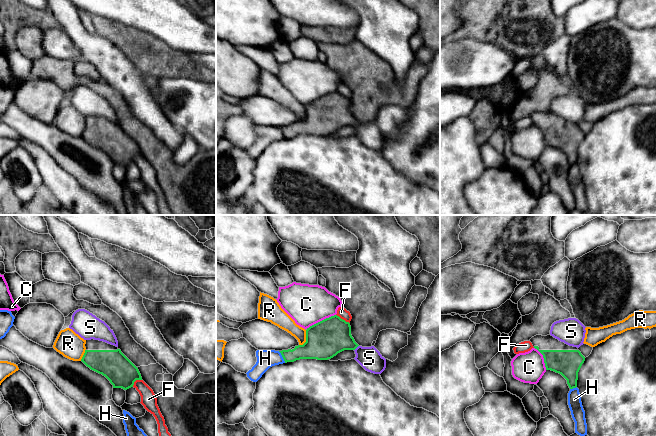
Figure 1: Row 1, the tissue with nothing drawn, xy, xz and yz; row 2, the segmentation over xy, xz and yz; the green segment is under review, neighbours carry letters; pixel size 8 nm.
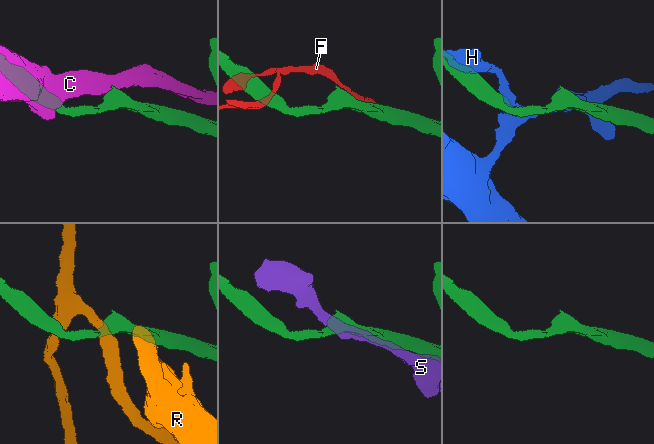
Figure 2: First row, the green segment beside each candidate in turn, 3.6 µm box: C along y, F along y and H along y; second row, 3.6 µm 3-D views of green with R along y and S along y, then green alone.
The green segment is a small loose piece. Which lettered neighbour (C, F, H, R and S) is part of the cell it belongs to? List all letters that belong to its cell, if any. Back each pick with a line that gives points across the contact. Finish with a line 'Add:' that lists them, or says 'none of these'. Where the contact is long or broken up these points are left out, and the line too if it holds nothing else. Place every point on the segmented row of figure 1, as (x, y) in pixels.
Add: none of these

